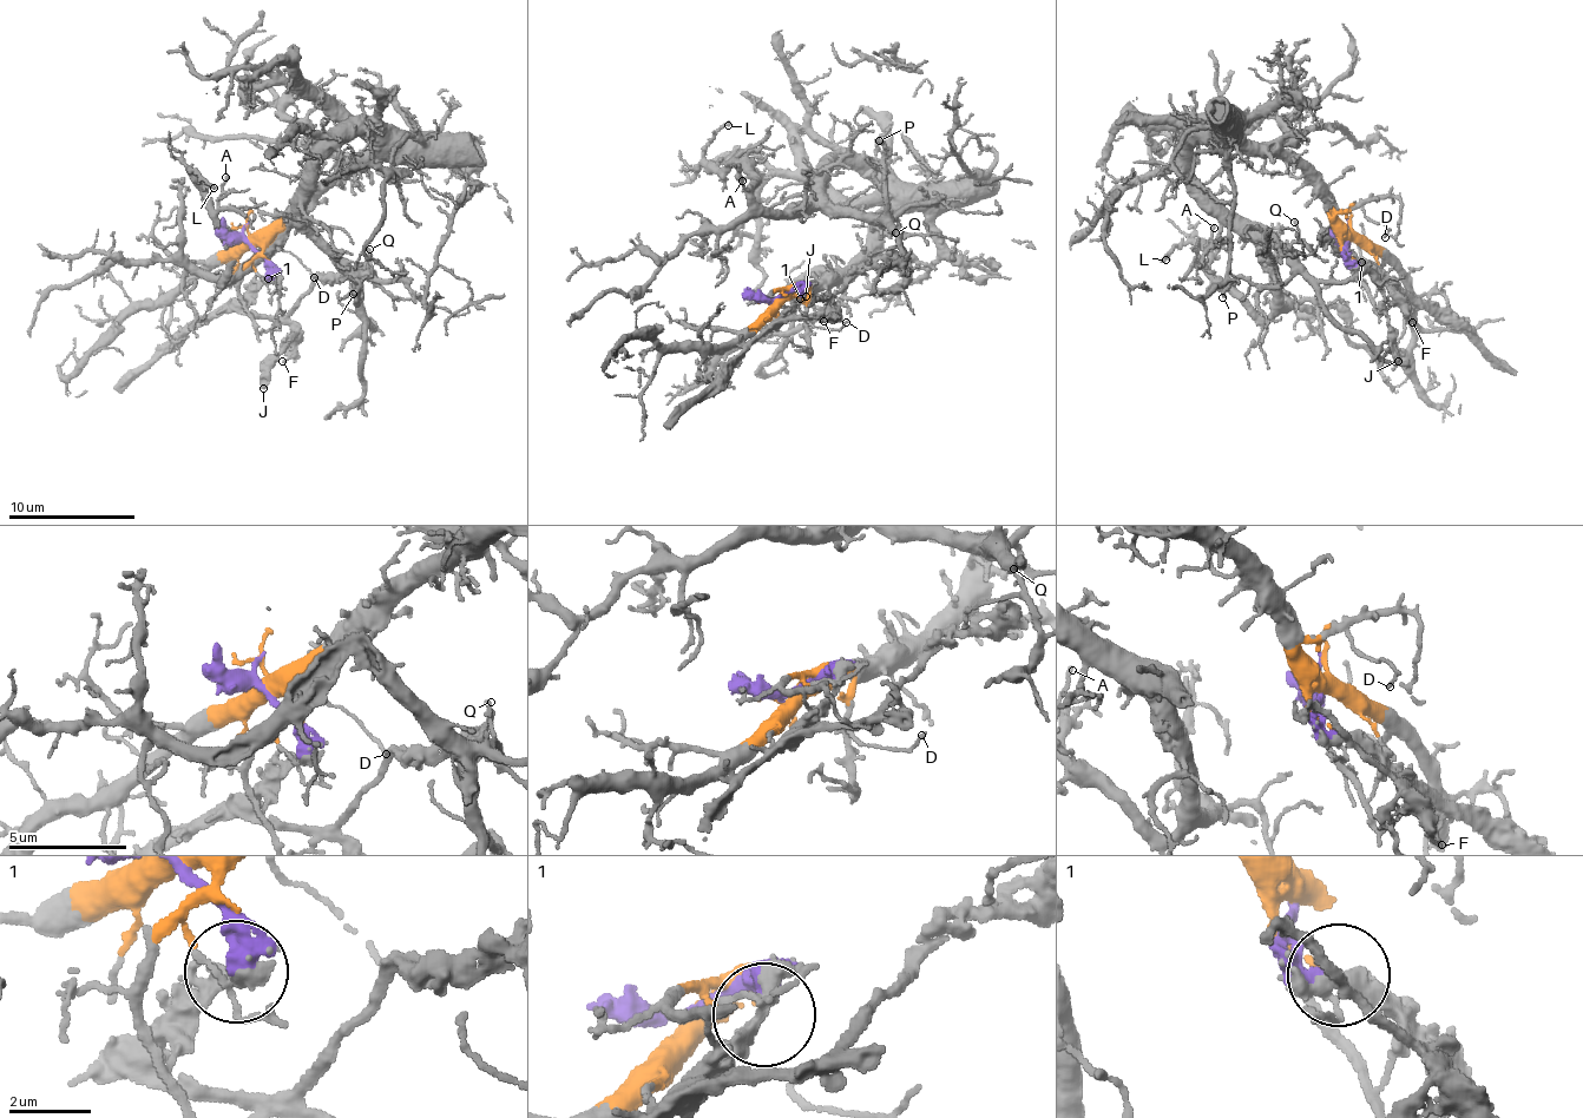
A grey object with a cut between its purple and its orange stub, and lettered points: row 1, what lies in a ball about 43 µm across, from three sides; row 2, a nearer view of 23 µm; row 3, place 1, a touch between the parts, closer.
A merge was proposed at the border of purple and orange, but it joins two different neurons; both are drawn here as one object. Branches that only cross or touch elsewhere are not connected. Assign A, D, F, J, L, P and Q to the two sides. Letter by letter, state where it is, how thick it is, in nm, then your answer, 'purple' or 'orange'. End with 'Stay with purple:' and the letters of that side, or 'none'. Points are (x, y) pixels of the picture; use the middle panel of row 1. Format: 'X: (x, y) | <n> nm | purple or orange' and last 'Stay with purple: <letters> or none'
A: (742, 181) | 160 nm | orange
D: (846, 322) | 120 nm | orange
F: (823, 321) | 220 nm | purple
J: (806, 296) | 320 nm | purple
L: (728, 125) | 200 nm | orange
P: (879, 140) | 240 nm | orange
Q: (895, 232) | 150 nm | orange
Stay with purple: F, J

